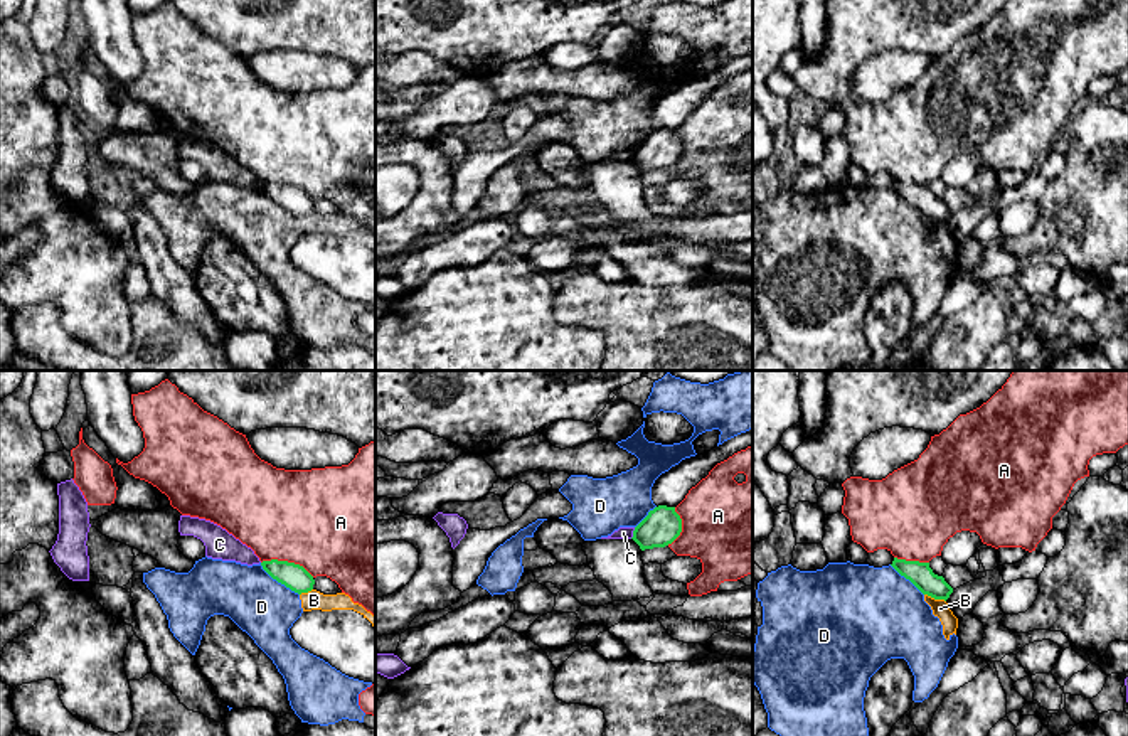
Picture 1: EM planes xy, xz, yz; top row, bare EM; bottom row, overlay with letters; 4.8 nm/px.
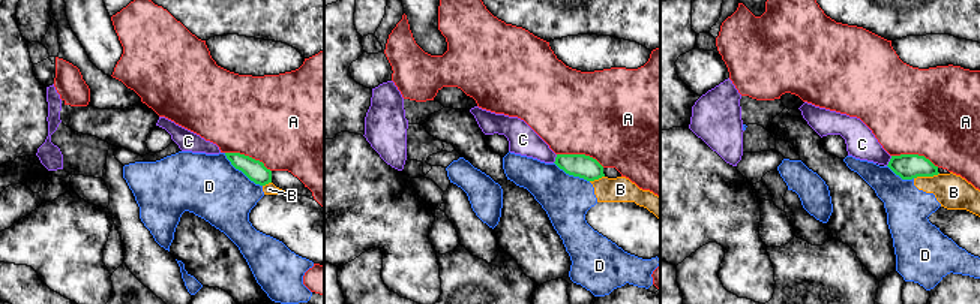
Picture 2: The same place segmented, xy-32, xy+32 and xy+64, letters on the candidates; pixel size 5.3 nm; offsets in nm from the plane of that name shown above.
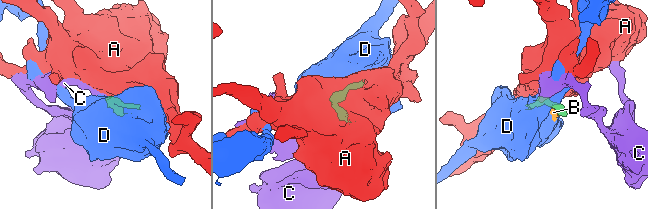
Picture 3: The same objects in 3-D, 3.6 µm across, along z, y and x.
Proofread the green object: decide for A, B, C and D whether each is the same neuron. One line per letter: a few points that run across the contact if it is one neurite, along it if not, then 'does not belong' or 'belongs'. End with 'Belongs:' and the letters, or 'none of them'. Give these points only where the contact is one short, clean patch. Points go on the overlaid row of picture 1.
A: does not belong
B: line yz (925, 593), (945, 602); does not belong
C: line xz (635, 528), (630, 538); does not belong
D: does not belong
Belongs: none of them

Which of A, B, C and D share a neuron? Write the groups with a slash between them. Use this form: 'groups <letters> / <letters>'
groups A / B D / C

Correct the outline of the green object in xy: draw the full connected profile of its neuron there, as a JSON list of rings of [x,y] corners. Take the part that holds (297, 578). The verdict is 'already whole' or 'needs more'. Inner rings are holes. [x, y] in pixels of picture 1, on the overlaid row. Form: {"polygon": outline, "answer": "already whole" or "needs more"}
{"polygon": [[[263,561],[263,569],[278,583],[285,584],[291,591],[301,595],[313,589],[313,576],[300,564],[288,561]]], "answer": "already whole"}

